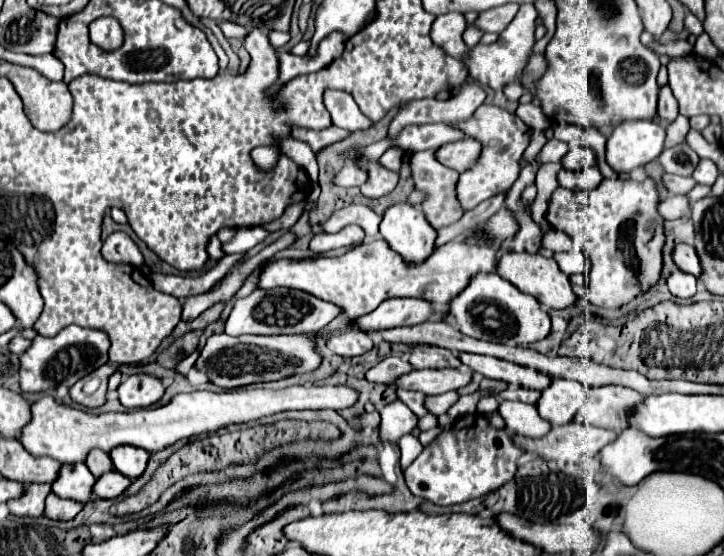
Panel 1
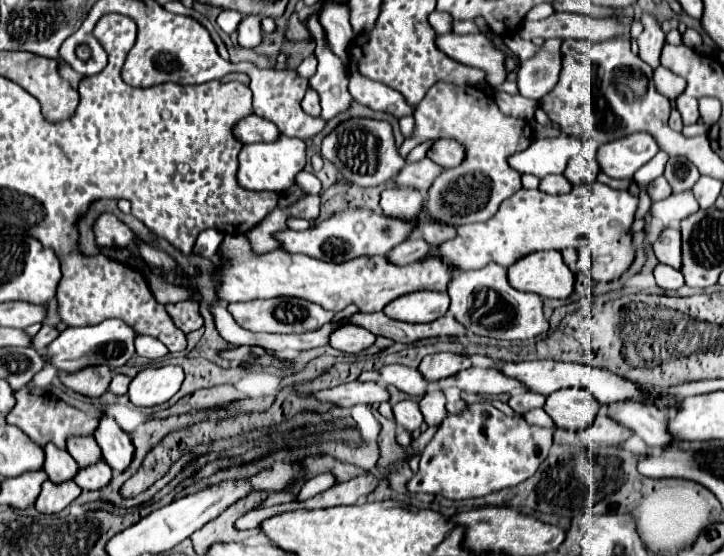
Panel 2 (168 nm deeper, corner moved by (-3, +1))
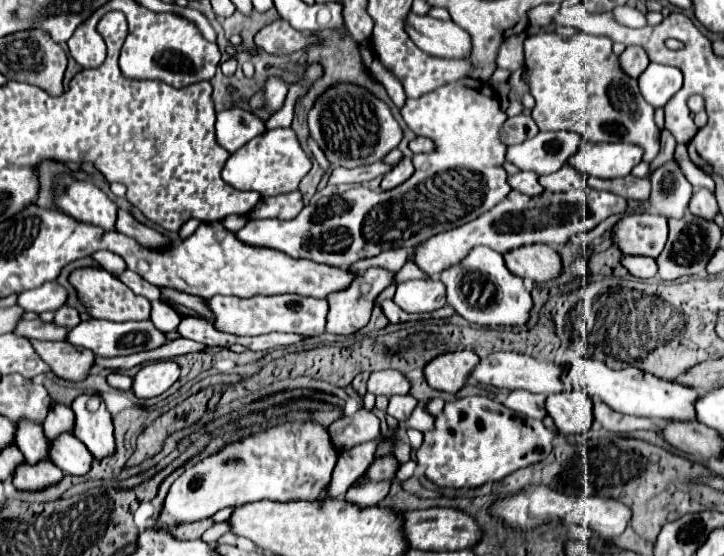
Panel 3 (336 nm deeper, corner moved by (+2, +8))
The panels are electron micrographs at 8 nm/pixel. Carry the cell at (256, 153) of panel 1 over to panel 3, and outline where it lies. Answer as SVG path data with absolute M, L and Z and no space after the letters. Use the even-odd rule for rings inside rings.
M272 128L238 148L226 162L222 178L238 190L256 190L262 196L278 196L298 188L302 176L312 168L308 154L302 150L292 128Z

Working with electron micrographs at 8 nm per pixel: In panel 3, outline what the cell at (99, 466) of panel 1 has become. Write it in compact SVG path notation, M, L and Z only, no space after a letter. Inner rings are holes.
M52 404L52 412L48 412L42 428L50 440L56 440L64 432L74 432L74 412L68 406Z

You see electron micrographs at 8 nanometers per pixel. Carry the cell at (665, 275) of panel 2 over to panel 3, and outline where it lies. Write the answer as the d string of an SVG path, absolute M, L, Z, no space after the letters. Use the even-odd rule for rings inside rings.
M626 256L622 260L622 264L630 270L632 276L636 278L654 278L658 274L658 268L656 268L656 260L652 258L646 258L646 256Z

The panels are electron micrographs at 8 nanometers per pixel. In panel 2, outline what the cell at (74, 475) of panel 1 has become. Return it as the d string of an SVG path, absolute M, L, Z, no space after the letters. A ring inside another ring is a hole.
M47 443L43 447L43 453L45 453L43 471L53 483L63 483L67 479L73 479L75 473L79 471L77 463L73 463L73 457L65 449L59 449L59 447L53 447L53 443Z

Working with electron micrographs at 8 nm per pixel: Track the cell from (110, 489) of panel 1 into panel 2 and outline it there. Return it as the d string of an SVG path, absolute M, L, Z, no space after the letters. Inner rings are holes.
M97 461L93 463L93 467L85 467L79 469L77 475L73 477L73 481L81 487L81 489L101 489L111 481L111 469L105 461Z

